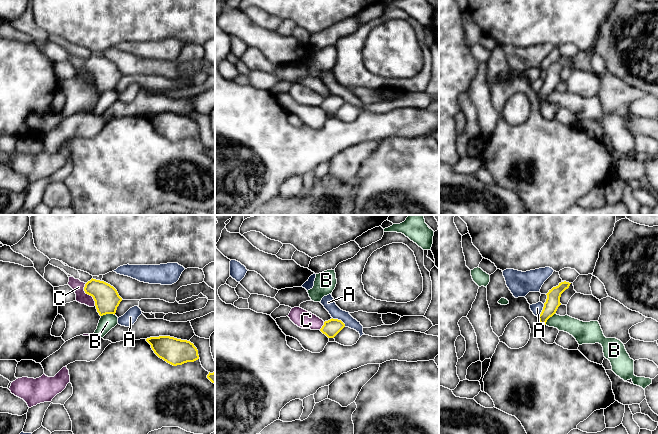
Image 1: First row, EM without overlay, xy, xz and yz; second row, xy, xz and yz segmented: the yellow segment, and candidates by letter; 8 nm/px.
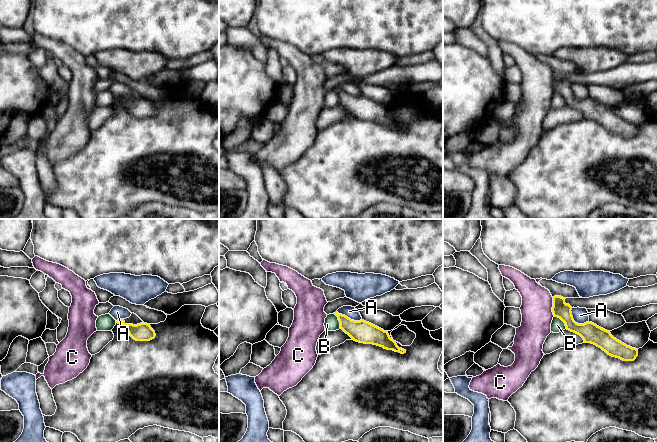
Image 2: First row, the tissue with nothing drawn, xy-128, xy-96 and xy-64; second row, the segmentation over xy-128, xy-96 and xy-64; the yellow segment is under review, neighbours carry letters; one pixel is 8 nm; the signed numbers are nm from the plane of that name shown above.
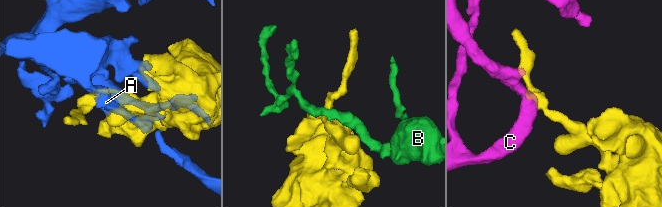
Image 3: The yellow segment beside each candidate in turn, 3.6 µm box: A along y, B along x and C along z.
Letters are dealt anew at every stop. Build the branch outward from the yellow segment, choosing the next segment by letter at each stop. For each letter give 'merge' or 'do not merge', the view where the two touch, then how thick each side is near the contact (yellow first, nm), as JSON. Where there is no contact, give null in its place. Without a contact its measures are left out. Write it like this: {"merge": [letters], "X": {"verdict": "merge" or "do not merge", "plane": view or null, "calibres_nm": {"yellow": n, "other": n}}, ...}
{"merge": [], "A": {"verdict": "do not merge", "plane": "xz", "calibres_nm": {"yellow": 140, "other": 100}}, "B": {"verdict": "do not merge", "plane": "xy", "calibres_nm": {"yellow": 200, "other": 120}}, "C": {"verdict": "do not merge", "plane": "xy", "calibres_nm": {"yellow": 200, "other": 100}}}

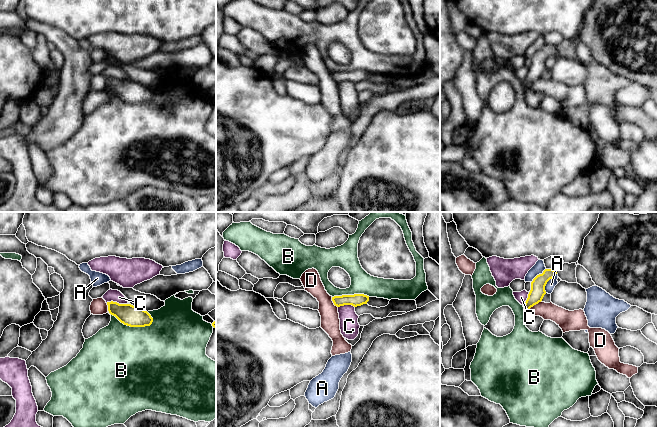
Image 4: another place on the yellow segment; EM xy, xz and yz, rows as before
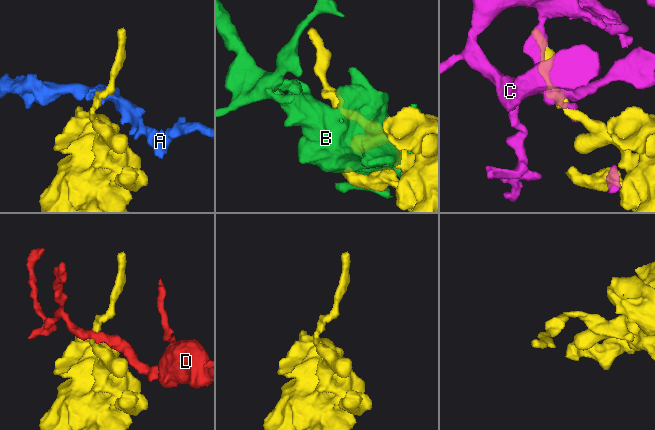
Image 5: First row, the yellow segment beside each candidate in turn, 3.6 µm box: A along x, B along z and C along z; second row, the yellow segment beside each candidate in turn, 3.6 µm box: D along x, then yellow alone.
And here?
{"merge": [], "A": {"verdict": "do not merge", "plane": "yz", "calibres_nm": {"yellow": 120, "other": 70}}, "B": {"verdict": "do not merge", "plane": "xy", "calibres_nm": {"yellow": 170, "other": 500}}, "C": {"verdict": "do not merge", "plane": "xy", "calibres_nm": {"yellow": 170, "other": 100}}, "D": {"verdict": "do not merge", "plane": "yz", "calibres_nm": {"yellow": 120, "other": 140}}}

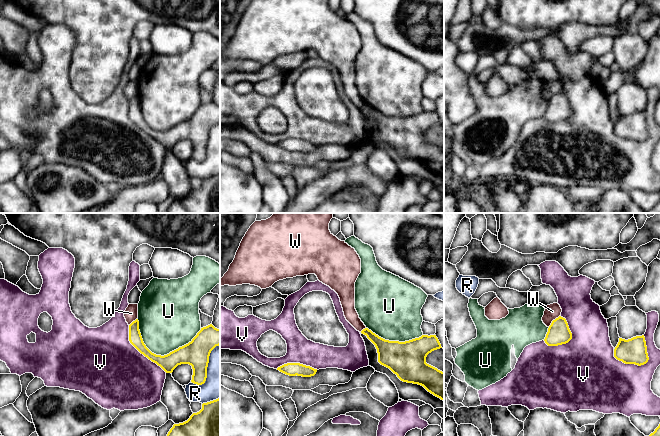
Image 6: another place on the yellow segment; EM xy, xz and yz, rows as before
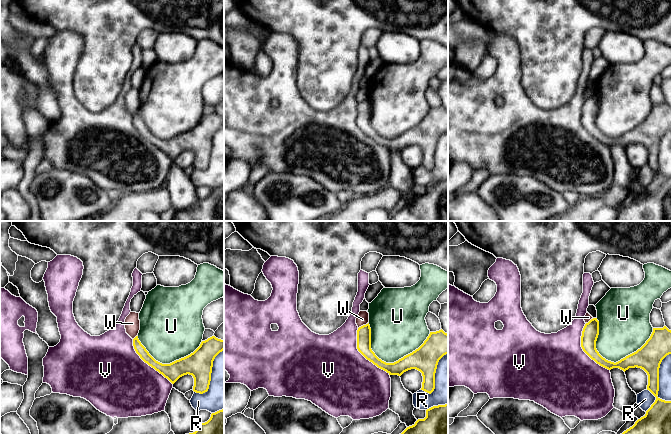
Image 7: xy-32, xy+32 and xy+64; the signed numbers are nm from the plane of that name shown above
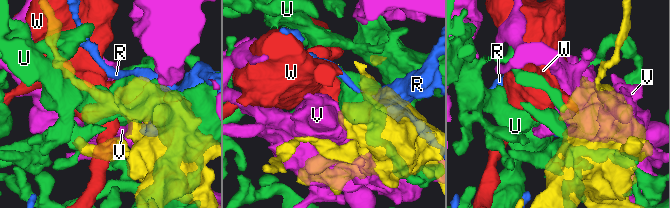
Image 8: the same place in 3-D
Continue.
{"merge": [], "R": {"verdict": "do not merge", "plane": "xy", "calibres_nm": {"yellow": 220, "other": 220}}, "U": {"verdict": "do not merge", "plane": "xy", "calibres_nm": {"yellow": 170, "other": 420}}, "V": {"verdict": "do not merge", "plane": "yz", "calibres_nm": {"yellow": 200, "other": 460}}, "W": {"verdict": "do not merge", "plane": "yz", "calibres_nm": {"yellow": 180, "other": 120}}}

